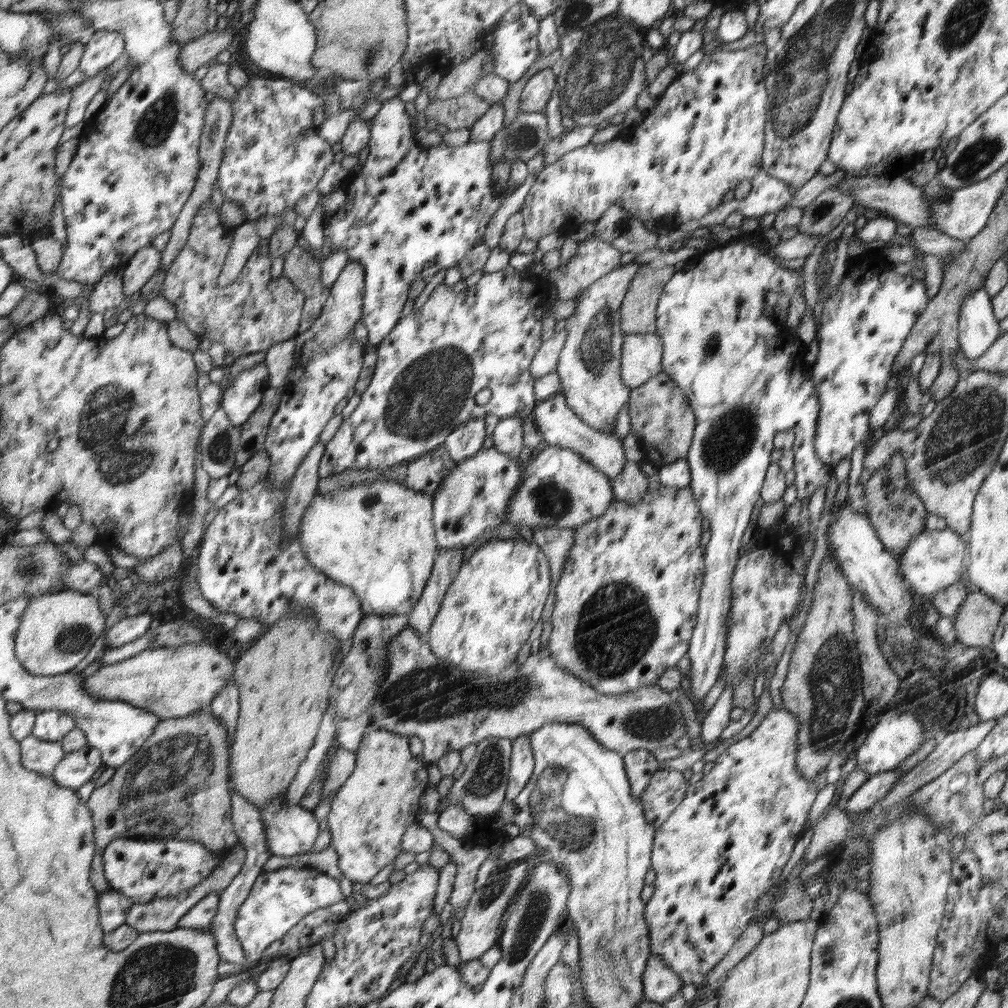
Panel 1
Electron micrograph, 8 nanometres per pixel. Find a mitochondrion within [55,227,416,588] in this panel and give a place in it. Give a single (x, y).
(100, 425)

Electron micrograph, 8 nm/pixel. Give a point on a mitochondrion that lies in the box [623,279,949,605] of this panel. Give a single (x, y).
(731, 437)

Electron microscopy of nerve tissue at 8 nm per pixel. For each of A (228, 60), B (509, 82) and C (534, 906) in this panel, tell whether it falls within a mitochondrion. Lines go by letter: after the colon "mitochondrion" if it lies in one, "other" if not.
A: other
B: other
C: mitochondrion

